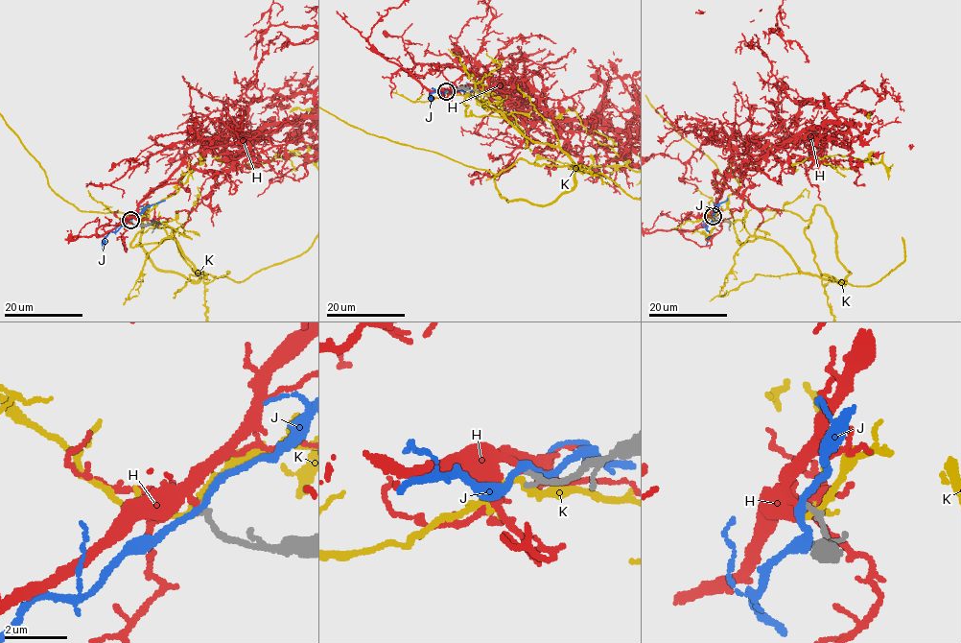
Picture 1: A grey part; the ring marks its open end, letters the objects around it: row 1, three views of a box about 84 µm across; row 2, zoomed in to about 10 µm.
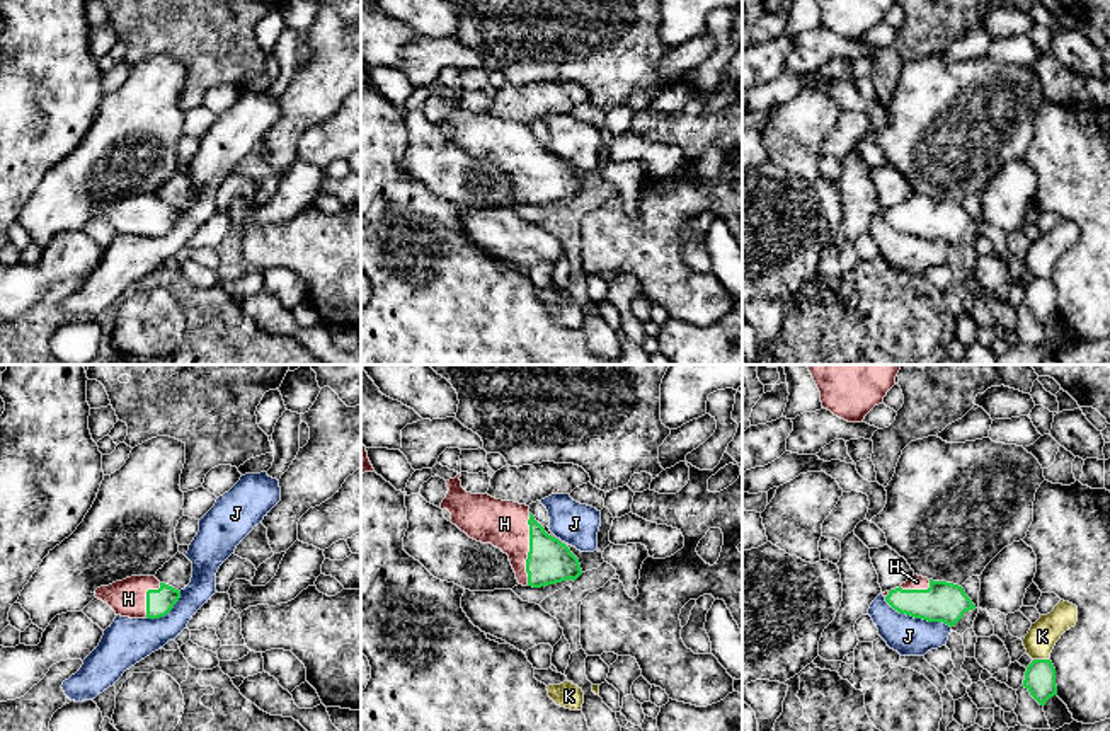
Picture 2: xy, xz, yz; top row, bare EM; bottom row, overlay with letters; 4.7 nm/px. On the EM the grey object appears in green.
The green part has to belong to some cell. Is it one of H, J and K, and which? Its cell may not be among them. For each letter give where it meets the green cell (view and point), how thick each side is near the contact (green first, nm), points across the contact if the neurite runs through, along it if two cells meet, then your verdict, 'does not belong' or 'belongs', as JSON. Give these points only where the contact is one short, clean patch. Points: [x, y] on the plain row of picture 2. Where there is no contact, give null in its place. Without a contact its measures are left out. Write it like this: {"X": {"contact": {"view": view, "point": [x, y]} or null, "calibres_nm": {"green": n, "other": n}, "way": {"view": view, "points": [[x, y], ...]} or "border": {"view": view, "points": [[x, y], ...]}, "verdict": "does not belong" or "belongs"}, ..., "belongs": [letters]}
{"H": {"contact": {"view": "xz", "point": [530, 167]}, "calibres_nm": {"green": 220, "other": 220}, "way": {"view": "xz", "points": [[549, 179], [540, 178], [530, 167], [504, 142]]}, "verdict": "belongs"}, "J": {"contact": {"view": "yz", "point": [916, 235]}, "calibres_nm": {"green": 190, "other": 180}, "border": {"view": "yz", "points": [[884, 215], [899, 230], [928, 239], [942, 239], [950, 246]]}, "verdict": "does not belong"}, "K": {"contact": {"view": "yz", "point": [1041, 278]}, "calibres_nm": {"green": 140, "other": 140}, "border": {"view": "yz", "points": [[1034, 276], [1047, 278]]}, "verdict": "does not belong"}, "belongs": ["H"]}

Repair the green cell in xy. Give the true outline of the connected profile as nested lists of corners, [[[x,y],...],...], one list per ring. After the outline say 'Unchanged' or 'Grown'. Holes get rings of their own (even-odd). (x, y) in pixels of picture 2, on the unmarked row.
[[[131,194],[95,208],[95,216],[107,222],[116,233],[129,237],[165,235],[180,216],[180,210],[155,194]]]. Grown

